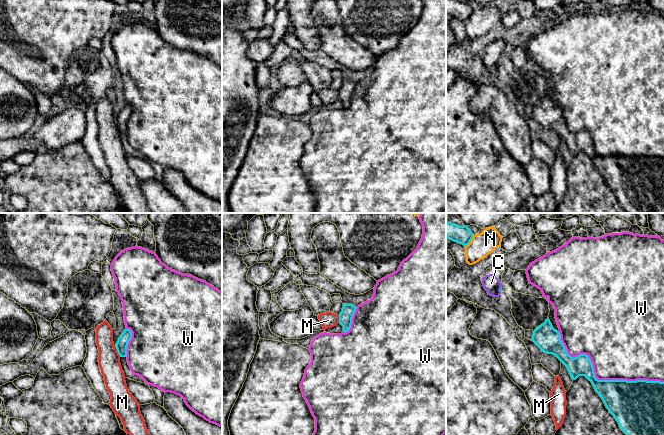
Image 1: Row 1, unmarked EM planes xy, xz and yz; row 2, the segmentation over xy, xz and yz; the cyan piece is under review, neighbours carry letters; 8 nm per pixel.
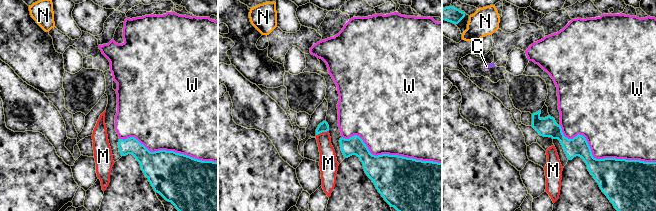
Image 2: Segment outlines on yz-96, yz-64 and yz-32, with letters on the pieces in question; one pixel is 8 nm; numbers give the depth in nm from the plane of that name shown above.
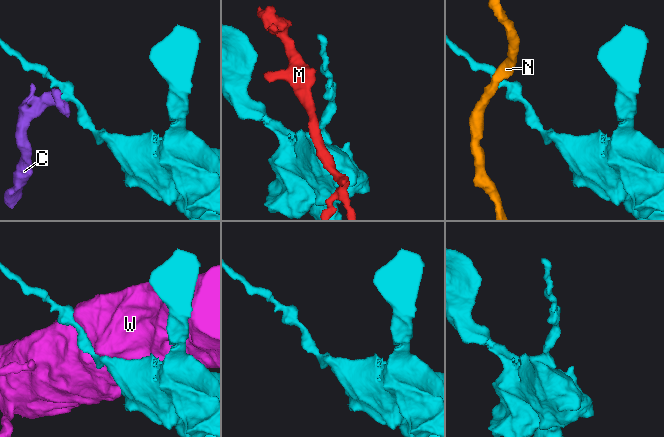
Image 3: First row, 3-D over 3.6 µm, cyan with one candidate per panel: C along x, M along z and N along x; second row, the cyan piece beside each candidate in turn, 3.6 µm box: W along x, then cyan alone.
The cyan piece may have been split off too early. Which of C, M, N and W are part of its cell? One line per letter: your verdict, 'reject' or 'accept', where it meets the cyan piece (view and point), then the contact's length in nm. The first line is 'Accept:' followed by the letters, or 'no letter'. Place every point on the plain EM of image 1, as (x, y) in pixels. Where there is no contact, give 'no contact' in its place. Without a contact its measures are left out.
Accept: no letter
C: reject; meets cyan in yz at (501, 65); contact 50 nm long
M: reject; meets cyan in xy at (117, 127); contact 90 nm long
N: reject; meets cyan in yz at (470, 16); contact 130 nm long
W: reject; meets cyan in yz at (599, 156); contact 950 nm long

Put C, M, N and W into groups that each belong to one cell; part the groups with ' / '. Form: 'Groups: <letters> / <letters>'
Groups: C / M / N / W

